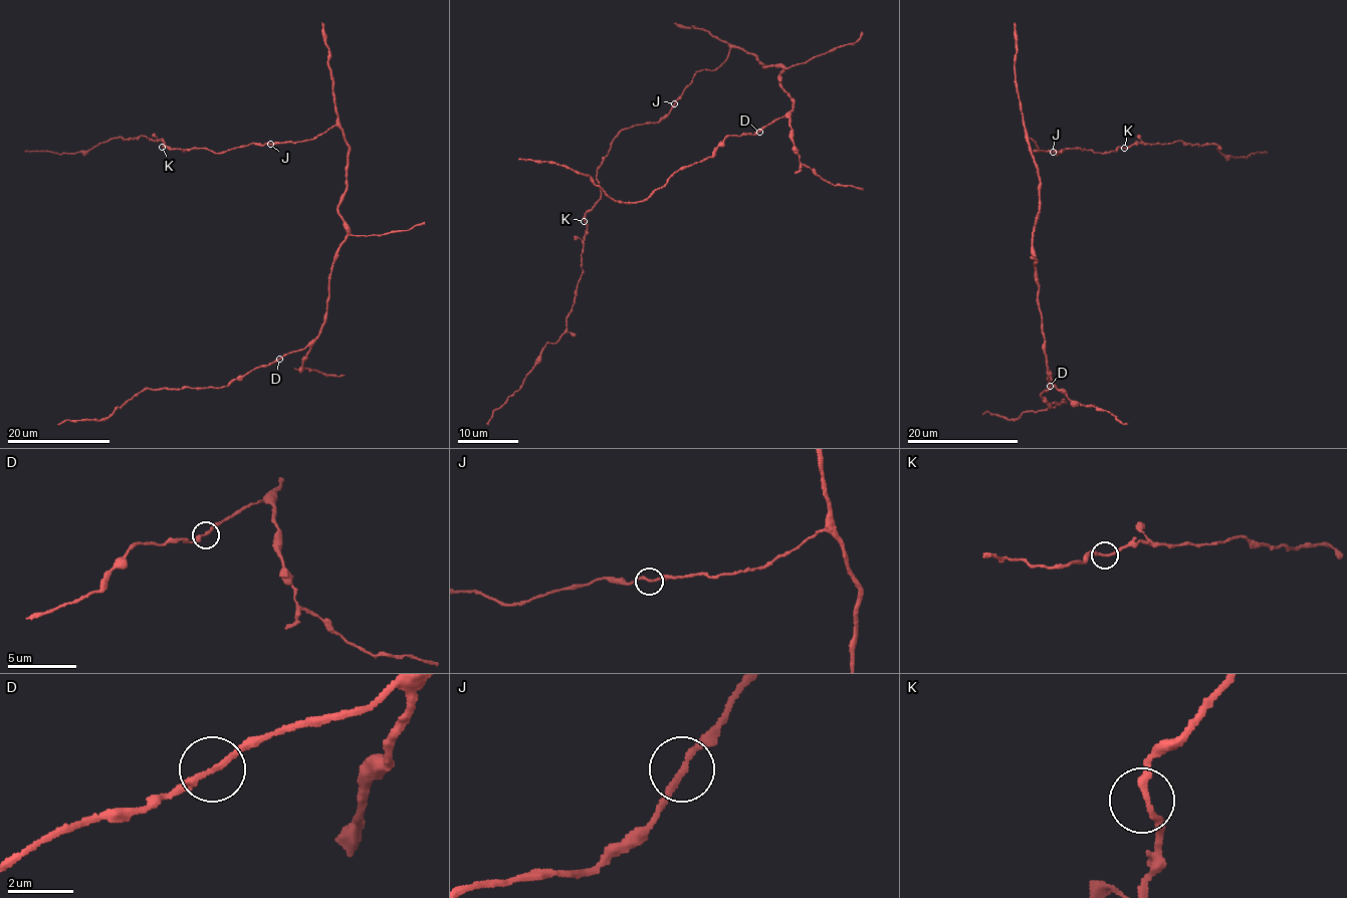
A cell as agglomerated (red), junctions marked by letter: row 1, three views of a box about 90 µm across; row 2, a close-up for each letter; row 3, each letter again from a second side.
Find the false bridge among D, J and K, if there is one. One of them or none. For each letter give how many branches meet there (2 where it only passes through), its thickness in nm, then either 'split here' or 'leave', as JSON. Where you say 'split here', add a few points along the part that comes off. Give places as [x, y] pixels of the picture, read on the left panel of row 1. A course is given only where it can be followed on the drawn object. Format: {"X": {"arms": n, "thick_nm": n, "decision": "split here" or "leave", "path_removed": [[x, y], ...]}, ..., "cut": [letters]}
{"D": {"arms": 2, "thick_nm": 190, "decision": "leave"}, "J": {"arms": 2, "thick_nm": 190, "decision": "leave"}, "K": {"arms": 2, "thick_nm": 190, "decision": "leave"}, "cut": []}

